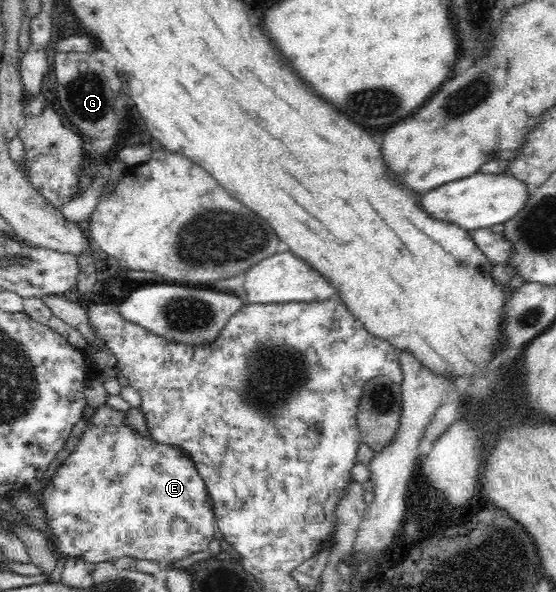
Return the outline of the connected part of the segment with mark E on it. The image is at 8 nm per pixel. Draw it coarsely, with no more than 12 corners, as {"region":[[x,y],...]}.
{"region":[[86,405],[34,492],[59,553],[172,564],[207,551],[195,463]]}

